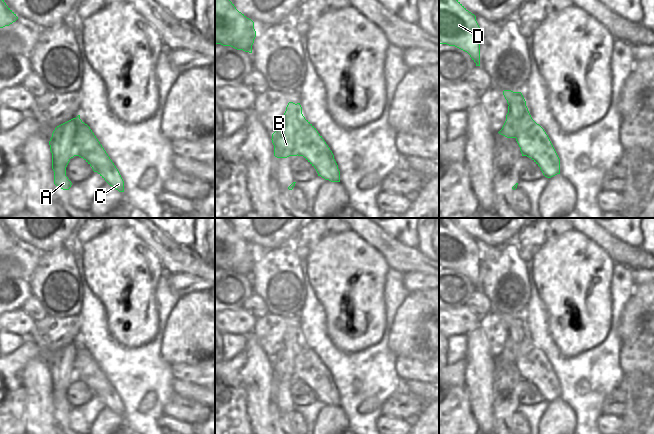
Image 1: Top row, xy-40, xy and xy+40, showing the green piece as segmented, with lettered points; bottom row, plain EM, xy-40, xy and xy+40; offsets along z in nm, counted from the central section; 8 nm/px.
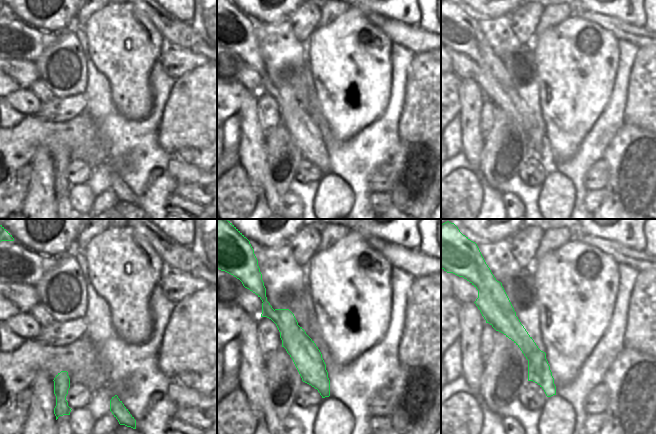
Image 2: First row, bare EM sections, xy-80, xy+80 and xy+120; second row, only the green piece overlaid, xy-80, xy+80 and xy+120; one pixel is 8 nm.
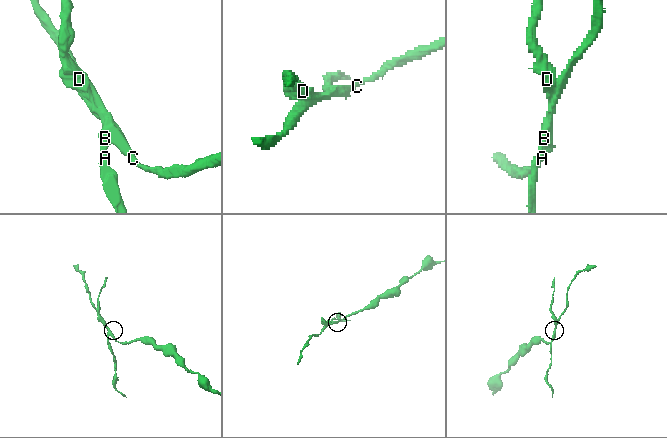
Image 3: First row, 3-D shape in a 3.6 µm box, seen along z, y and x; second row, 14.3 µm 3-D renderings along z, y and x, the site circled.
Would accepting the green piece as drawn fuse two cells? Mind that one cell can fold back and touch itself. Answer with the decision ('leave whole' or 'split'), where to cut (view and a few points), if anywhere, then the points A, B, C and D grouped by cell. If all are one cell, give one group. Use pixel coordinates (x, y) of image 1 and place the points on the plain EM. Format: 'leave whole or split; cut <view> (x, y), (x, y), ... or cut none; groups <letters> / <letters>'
split; cut xy-40 (77, 341), (73, 379); groups A B D / C

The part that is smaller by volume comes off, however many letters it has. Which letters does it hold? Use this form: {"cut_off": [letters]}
{"cut_off": ["A", "B", "D"]}

